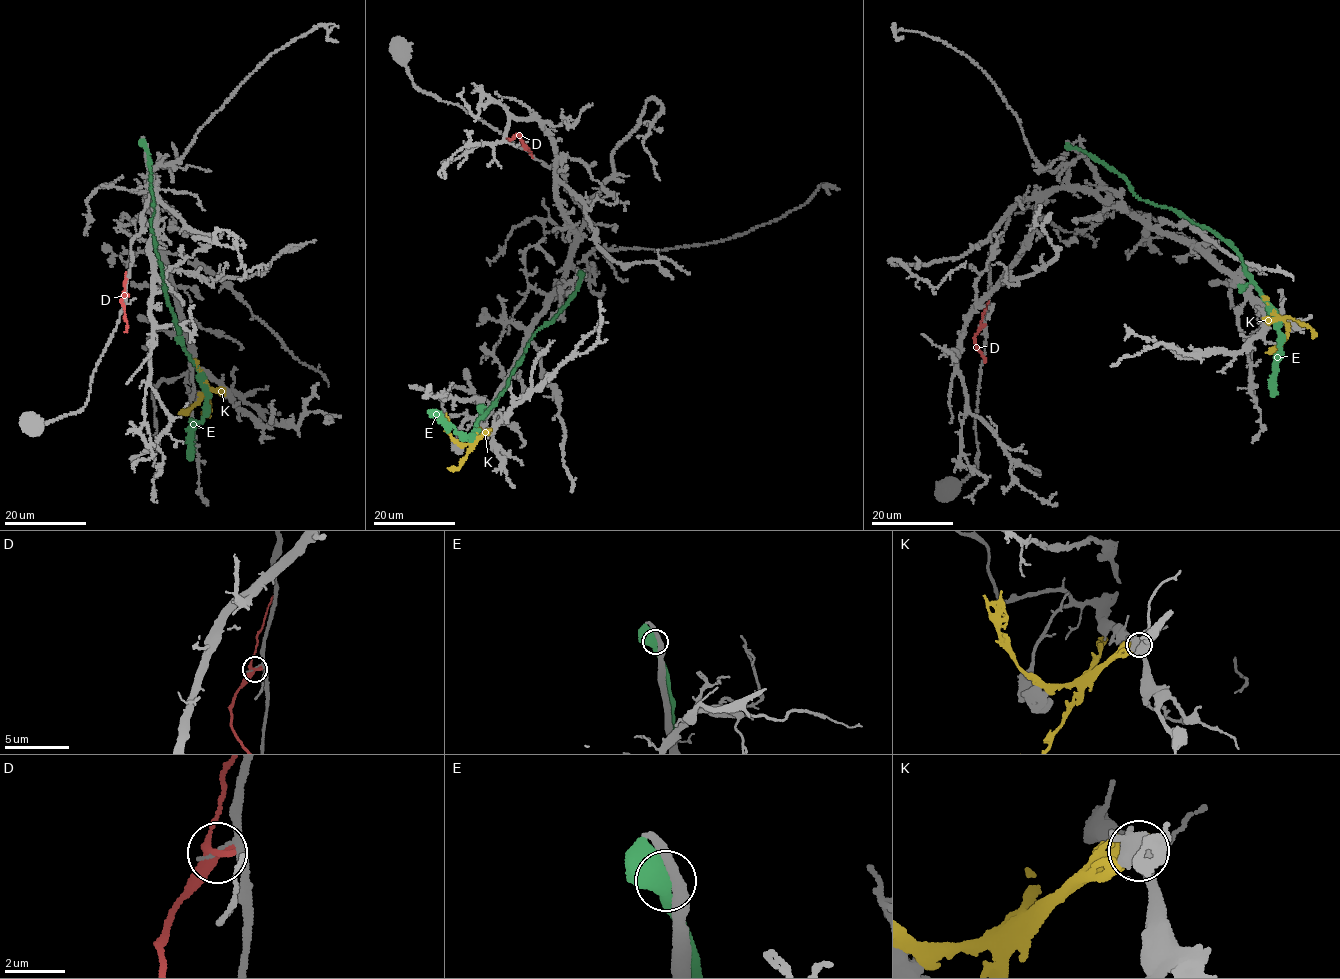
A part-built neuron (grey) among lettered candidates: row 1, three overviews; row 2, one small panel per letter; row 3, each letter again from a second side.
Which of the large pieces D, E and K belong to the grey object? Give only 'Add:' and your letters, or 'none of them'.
Add: E

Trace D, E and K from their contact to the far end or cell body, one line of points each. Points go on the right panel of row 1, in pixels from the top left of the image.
D: (982, 325), (974, 341), (985, 363)
E: (1071, 146), (1101, 160), (1141, 199), (1177, 210), (1206, 226), (1236, 252), (1280, 333), (1271, 396)
K: (1265, 318), (1282, 320), (1288, 331), (1269, 353)

